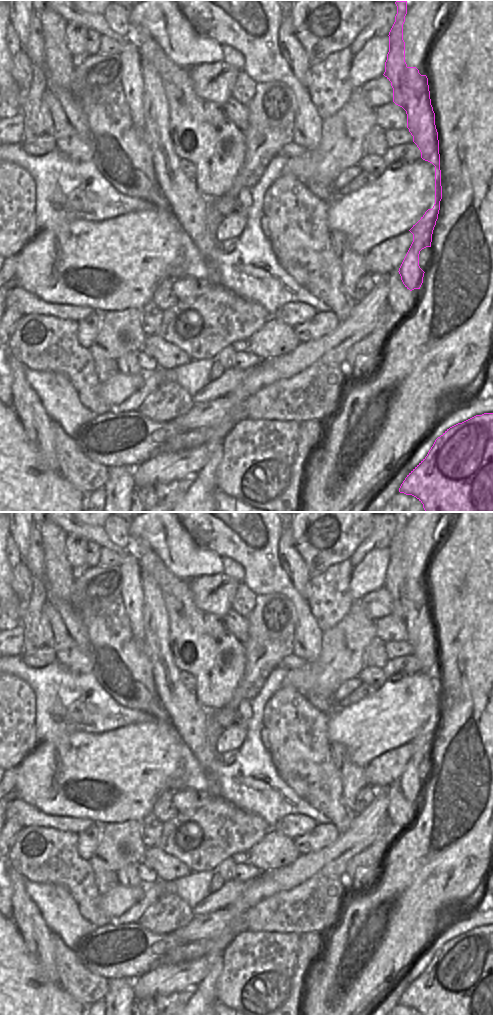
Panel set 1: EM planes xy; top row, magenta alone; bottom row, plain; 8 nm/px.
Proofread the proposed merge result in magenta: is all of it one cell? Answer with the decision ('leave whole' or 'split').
split

